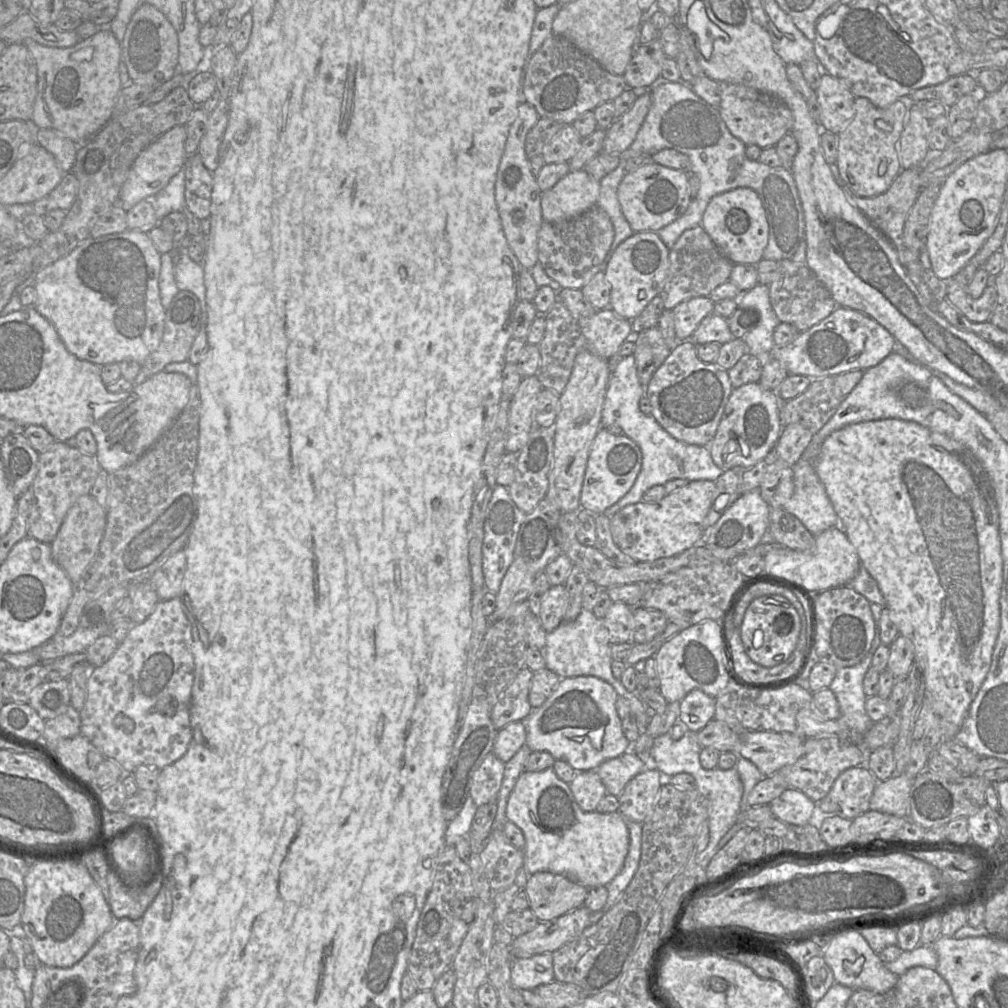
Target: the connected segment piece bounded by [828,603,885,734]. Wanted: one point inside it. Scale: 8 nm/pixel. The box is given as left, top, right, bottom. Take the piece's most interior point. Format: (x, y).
(847, 686)

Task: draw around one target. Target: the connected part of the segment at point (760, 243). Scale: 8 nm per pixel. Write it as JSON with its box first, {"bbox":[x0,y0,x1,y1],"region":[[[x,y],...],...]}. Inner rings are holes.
{"bbox":[701,187,769,265],"region":[[[740,187],[714,196],[706,207],[701,226],[732,263],[756,265],[763,259],[769,225],[762,201],[754,190]]]}

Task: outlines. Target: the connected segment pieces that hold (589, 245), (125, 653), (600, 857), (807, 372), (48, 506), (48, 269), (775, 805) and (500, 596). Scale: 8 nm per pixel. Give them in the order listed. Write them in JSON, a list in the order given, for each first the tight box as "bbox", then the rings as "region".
[{"bbox":[538,206,614,289],"region":[[[594,206],[574,219],[559,223],[548,223],[542,219],[538,231],[538,262],[545,273],[562,288],[581,289],[596,273],[600,271],[603,262],[614,238],[614,228],[605,211]]]},{"bbox":[79,598,193,773],"region":[[[181,598],[159,600],[144,622],[132,625],[111,658],[88,673],[87,697],[79,711],[81,735],[107,757],[116,760],[125,773],[133,773],[139,766],[163,769],[183,757],[192,740],[190,701],[193,680],[192,629],[183,602]]]},{"bbox":[506,767,630,889],"region":[[[553,767],[538,772],[521,773],[509,796],[506,817],[516,824],[525,836],[523,867],[529,875],[536,872],[561,874],[590,889],[608,885],[623,868],[630,841],[626,819],[619,811],[583,811],[577,804],[569,784],[557,776]]]},{"bbox":[770,305,895,380],"region":[[[838,305],[829,316],[810,329],[799,332],[790,343],[775,345],[770,357],[778,360],[789,374],[807,376],[812,380],[876,366],[893,352],[895,343],[893,335],[874,319]]]},{"bbox":[27,441,100,545],"region":[[[55,441],[45,452],[39,453],[38,472],[31,485],[34,499],[27,520],[27,537],[51,545],[69,509],[79,497],[90,493],[100,469],[96,454],[86,454],[64,442]]]},{"bbox":[33,229,165,366],"region":[[[127,229],[124,232],[101,237],[88,237],[80,242],[68,255],[42,268],[35,274],[33,287],[36,291],[36,300],[33,307],[53,325],[66,349],[77,358],[93,362],[99,366],[118,363],[123,360],[135,360],[141,364],[157,348],[164,331],[165,308],[161,303],[158,284],[160,270],[161,254],[146,232]]]},{"bbox":[768,788,819,829],"region":[[[787,788],[768,805],[774,817],[789,825],[814,824],[819,829],[816,803],[797,789]]]},{"bbox":[488,558,535,623],"region":[[[514,558],[496,593],[496,607],[488,616],[489,623],[500,619],[512,605],[528,598],[535,575],[523,560]]]}]

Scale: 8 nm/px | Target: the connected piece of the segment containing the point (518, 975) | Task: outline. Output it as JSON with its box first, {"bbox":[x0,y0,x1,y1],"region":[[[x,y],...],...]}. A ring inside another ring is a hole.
{"bbox":[510,952,555,990],"region":[[[552,952],[535,954],[529,958],[513,959],[511,965],[510,982],[517,989],[534,990],[540,985],[555,981],[553,971]],[[537,965],[542,965],[544,972],[536,970]]]}

